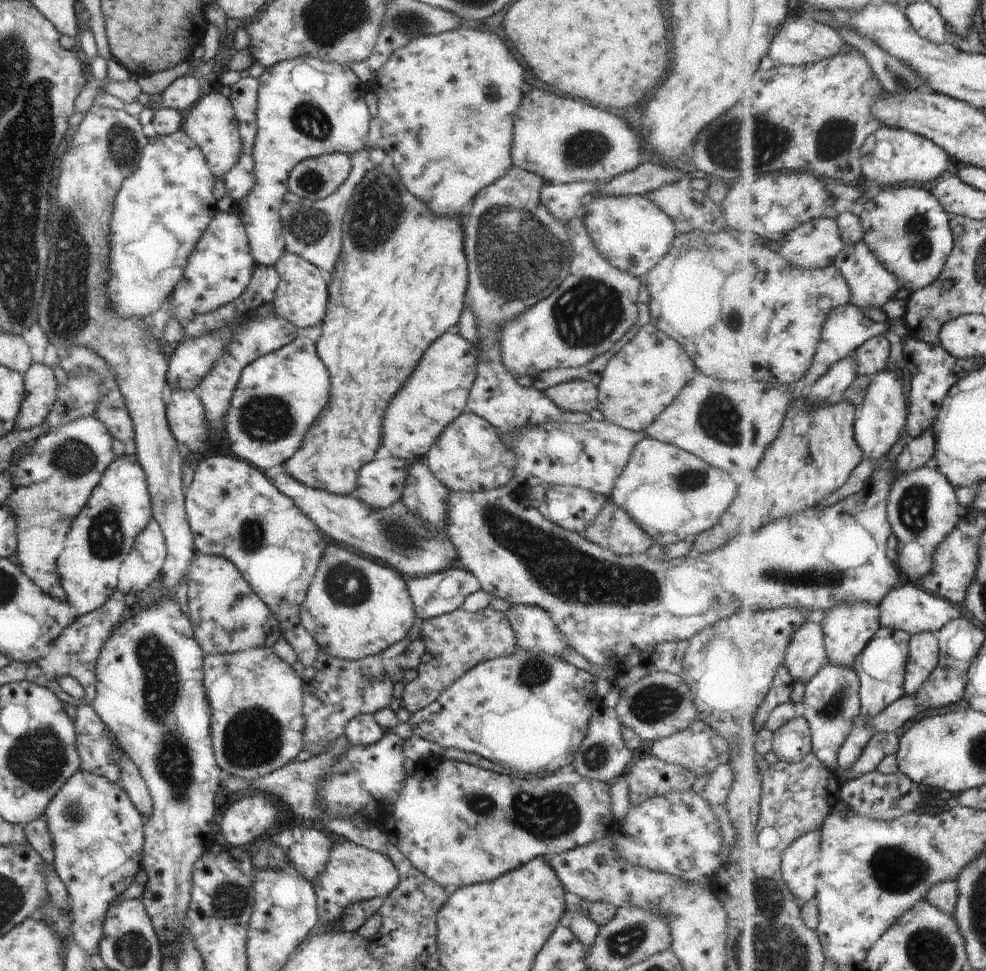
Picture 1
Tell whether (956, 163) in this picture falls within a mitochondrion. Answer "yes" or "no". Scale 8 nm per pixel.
no

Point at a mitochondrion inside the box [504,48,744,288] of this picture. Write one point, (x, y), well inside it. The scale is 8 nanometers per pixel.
(582, 150)

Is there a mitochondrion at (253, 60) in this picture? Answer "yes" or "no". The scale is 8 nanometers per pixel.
no

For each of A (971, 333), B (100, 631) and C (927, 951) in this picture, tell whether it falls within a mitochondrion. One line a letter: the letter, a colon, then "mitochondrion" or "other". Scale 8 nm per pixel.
A: other
B: other
C: mitochondrion

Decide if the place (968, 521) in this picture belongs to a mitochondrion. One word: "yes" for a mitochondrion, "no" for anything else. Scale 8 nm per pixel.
no

